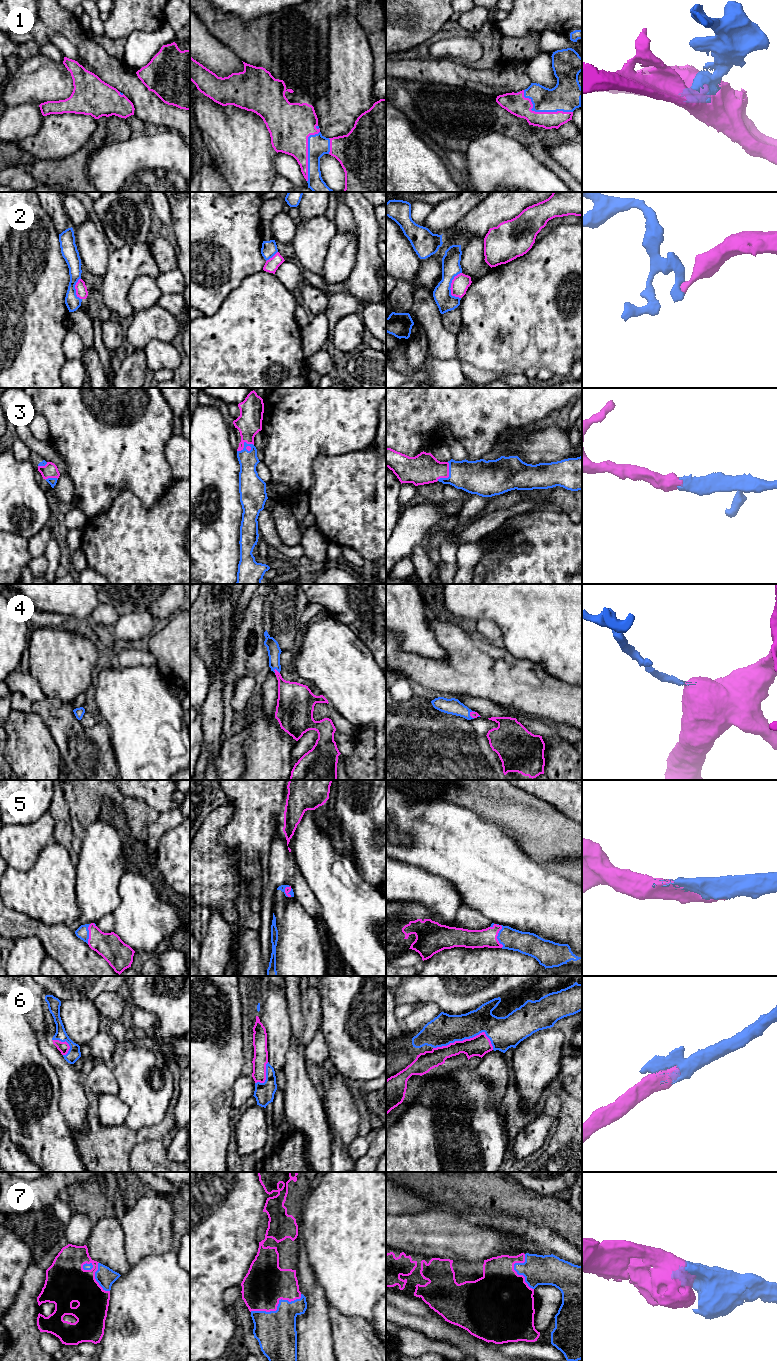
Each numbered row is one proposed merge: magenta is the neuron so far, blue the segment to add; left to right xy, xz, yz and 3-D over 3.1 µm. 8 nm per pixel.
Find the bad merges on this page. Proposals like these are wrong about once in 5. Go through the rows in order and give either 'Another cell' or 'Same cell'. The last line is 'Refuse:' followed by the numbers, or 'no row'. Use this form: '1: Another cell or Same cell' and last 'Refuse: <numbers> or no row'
1: Same cell
2: Another cell
3: Same cell
4: Same cell
5: Same cell
6: Same cell
7: Same cell
Refuse: 2

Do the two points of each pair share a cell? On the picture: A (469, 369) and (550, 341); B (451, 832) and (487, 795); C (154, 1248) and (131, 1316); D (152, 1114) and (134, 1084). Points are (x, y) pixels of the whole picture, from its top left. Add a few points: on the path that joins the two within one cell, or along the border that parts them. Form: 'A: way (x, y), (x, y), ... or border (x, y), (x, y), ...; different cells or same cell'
A: border (458, 359), (471, 363), (476, 367), (498, 370); different cells
B: border (450, 802), (474, 811), (492, 824); different cells
C: border (174, 1246), (159, 1255), (146, 1255), (132, 1266); different cells
D: way (148, 1107), (148, 1098), (141, 1091); same cell

